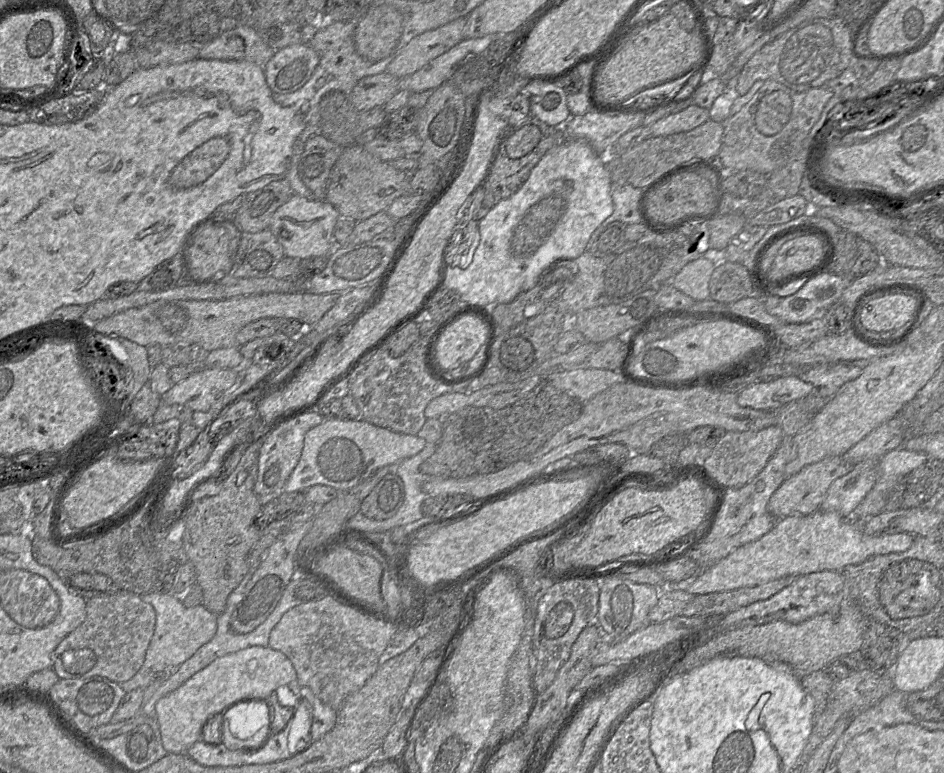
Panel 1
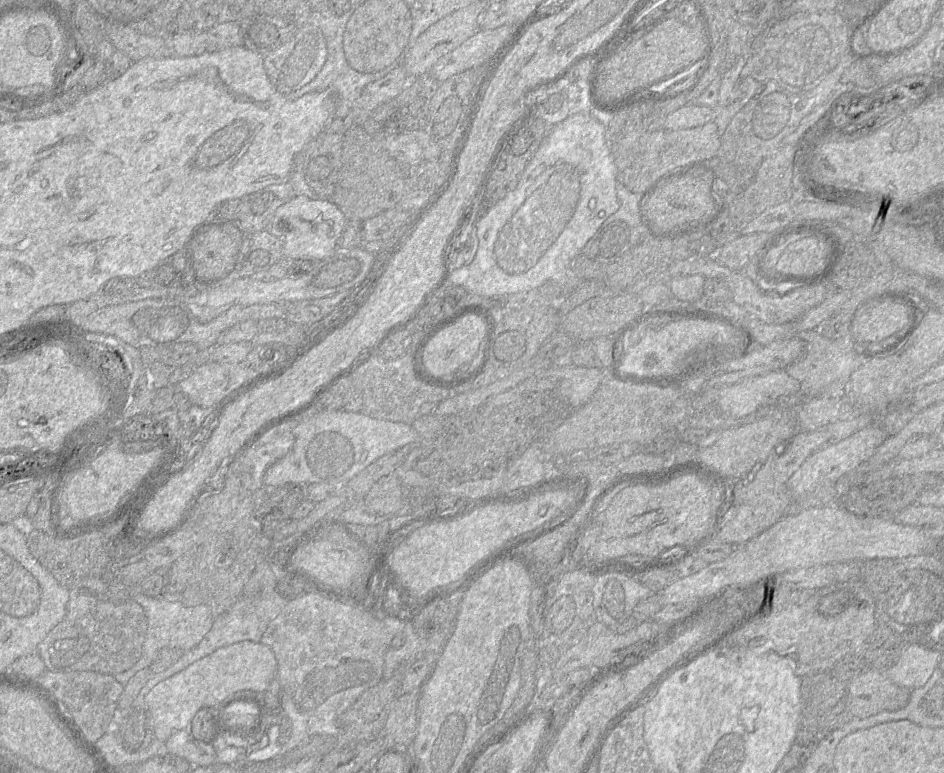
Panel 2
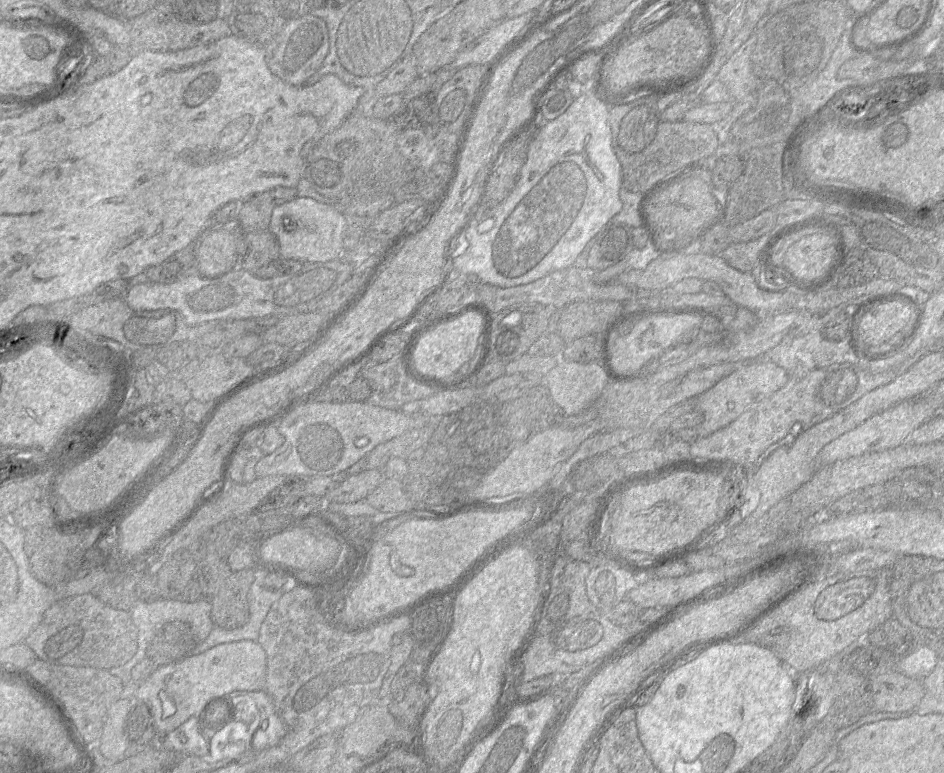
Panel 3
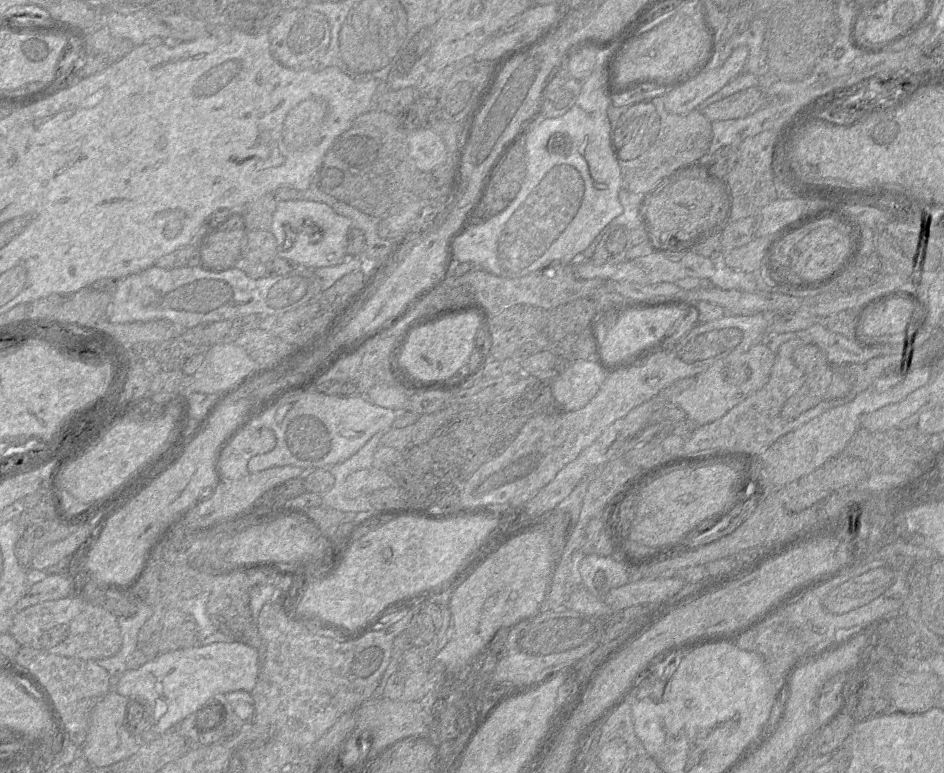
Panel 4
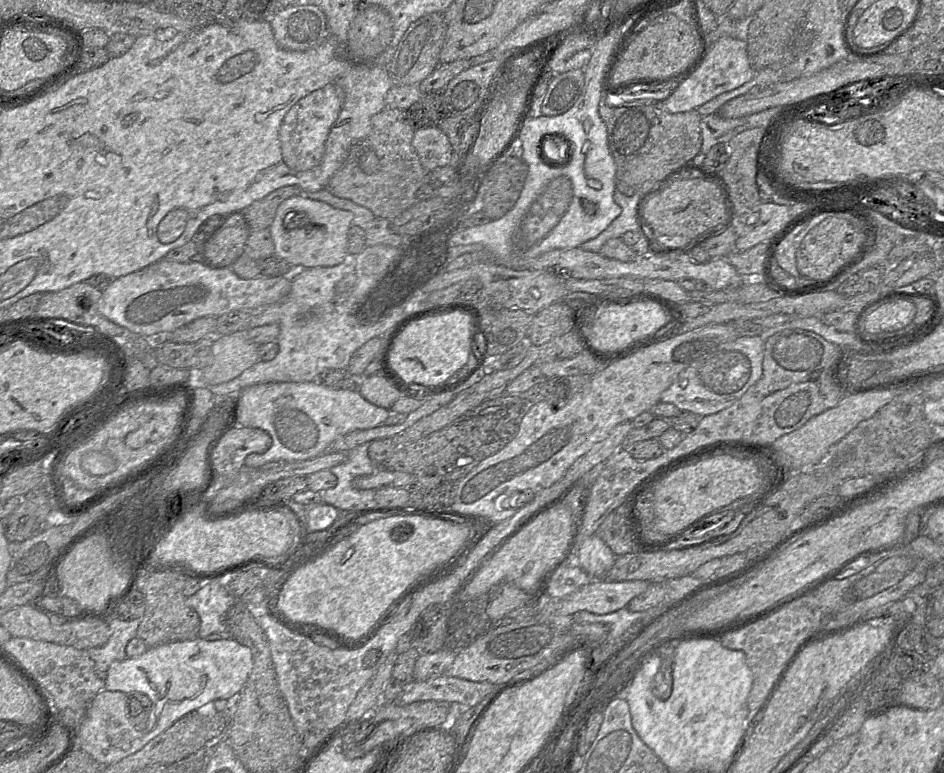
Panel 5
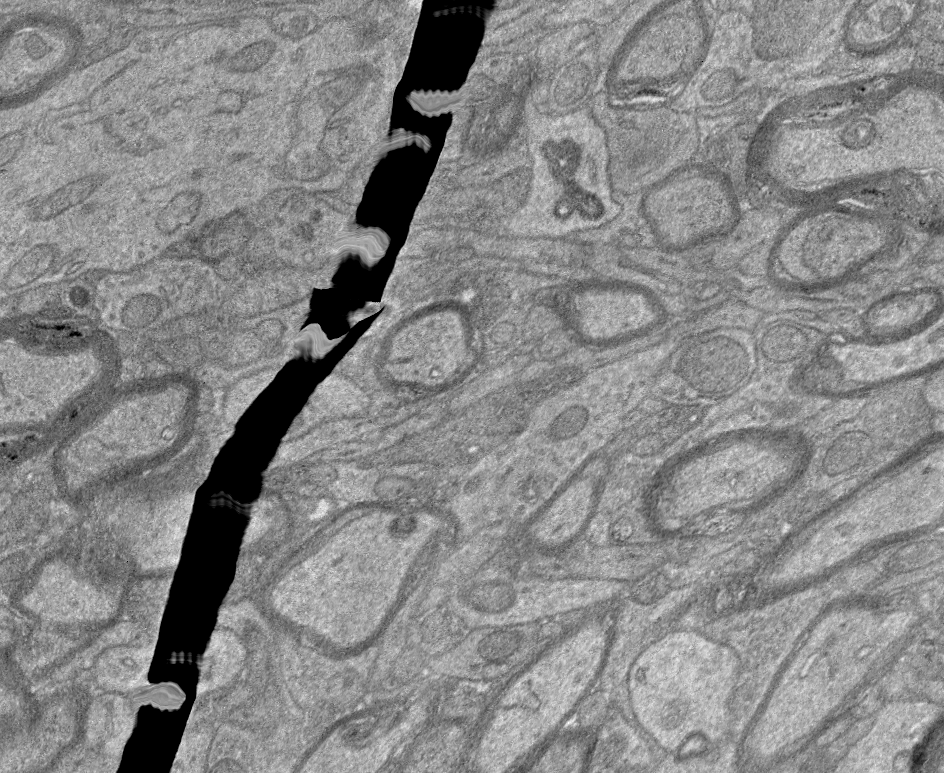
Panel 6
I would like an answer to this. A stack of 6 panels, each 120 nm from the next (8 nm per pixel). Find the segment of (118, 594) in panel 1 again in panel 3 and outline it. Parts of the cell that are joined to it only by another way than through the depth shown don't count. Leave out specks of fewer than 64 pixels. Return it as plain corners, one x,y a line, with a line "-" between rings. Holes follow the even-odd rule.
85,593
56,600
43,614
41,621
25,639
37,658
50,664
89,666
109,670
129,661
137,651
138,633
129,611
117,610
98,599
94,593

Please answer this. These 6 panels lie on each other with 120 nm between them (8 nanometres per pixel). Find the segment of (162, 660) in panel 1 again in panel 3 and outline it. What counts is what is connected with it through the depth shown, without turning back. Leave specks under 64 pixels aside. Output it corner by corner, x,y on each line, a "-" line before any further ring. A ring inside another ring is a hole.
201,597
194,602
185,602
176,599
164,598
160,598
152,602
145,602
137,599
129,613
134,625
137,628
137,651
134,656
125,664
108,670
112,675
120,678
124,685
128,684
129,682
133,682
131,679
132,668
146,657
146,650
154,637
156,629
161,627
163,624
172,621
182,621
189,624
195,636
196,645
207,638
214,626
211,619
211,602
204,597

